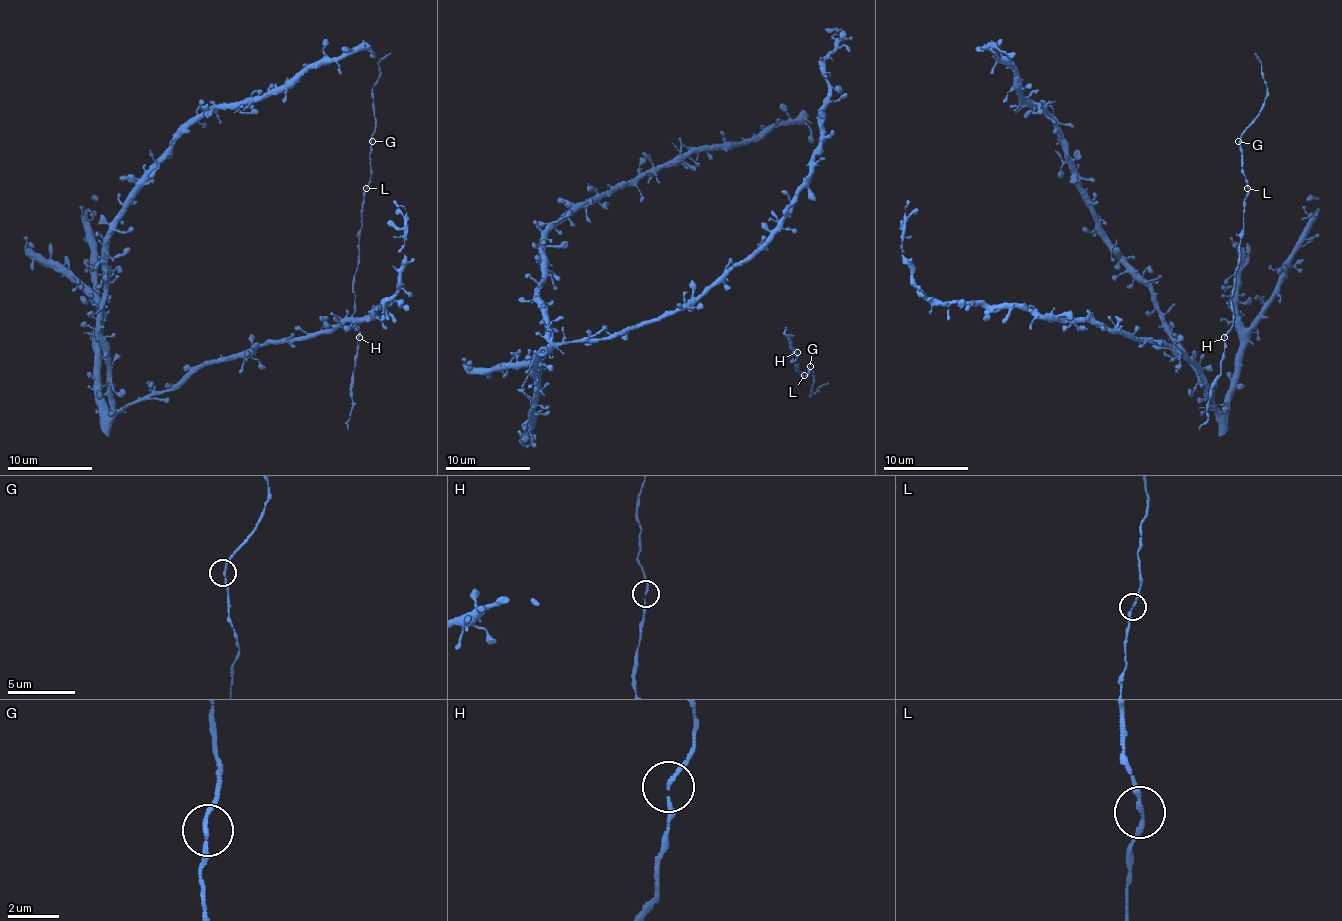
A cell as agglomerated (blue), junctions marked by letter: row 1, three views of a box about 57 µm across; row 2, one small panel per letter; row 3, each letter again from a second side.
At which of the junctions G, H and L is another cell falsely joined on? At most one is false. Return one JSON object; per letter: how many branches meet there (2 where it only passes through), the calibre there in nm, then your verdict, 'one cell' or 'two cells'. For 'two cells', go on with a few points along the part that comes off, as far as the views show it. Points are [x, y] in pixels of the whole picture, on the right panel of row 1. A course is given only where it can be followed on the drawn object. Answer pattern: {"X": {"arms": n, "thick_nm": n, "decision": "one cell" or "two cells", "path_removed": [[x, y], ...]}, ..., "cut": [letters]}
{"G": {"arms": 2, "thick_nm": 150, "decision": "one cell"}, "H": {"arms": 2, "thick_nm": 130, "decision": "one cell"}, "L": {"arms": 2, "thick_nm": 170, "decision": "one cell"}, "cut": []}

